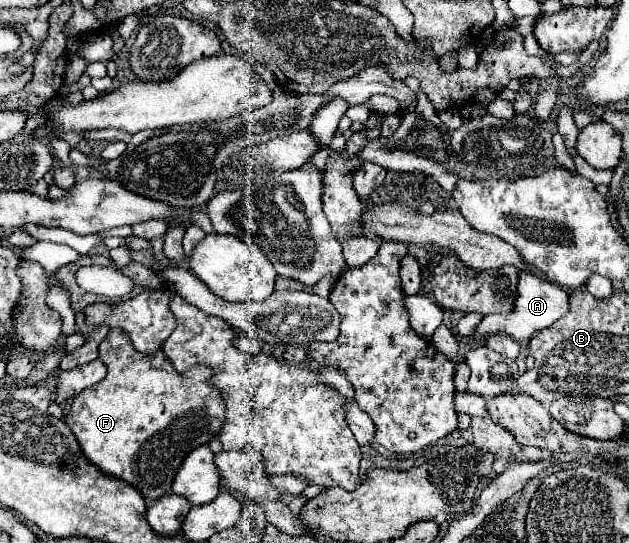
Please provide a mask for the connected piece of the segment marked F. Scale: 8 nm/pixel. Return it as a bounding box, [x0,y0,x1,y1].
[65,329,225,501]

